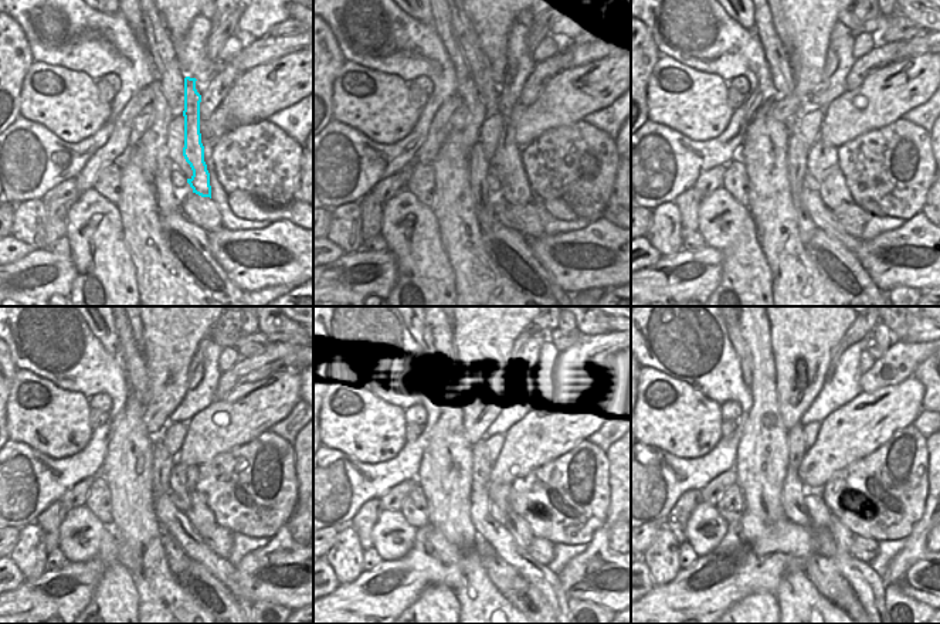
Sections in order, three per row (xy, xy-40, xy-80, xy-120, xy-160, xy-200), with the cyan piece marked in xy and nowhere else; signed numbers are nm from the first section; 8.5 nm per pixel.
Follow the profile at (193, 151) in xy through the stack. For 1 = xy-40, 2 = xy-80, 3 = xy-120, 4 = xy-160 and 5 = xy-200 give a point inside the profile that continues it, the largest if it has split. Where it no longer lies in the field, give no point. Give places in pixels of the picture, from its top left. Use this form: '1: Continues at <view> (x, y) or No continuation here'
1: Continues at xy-40 (506, 160)
2: Continues at xy-80 (823, 165)
3: Continues at xy-120 (183, 480)
4: Continues at xy-160 (516, 525)
5: Continues at xy-200 (841, 535).

